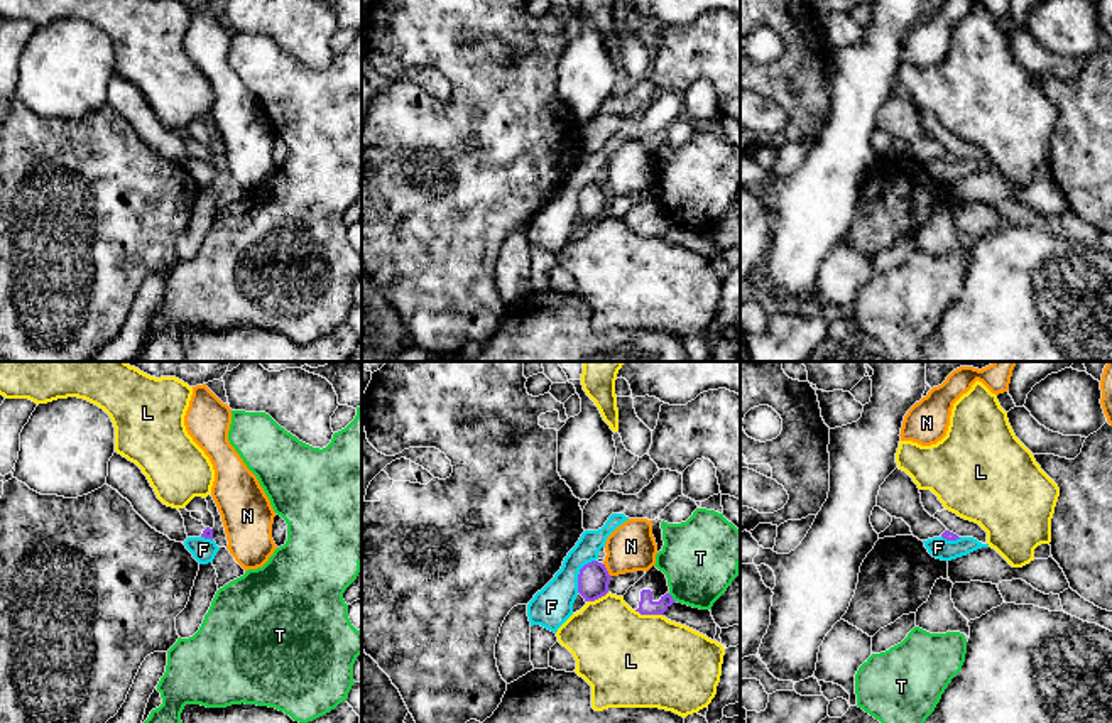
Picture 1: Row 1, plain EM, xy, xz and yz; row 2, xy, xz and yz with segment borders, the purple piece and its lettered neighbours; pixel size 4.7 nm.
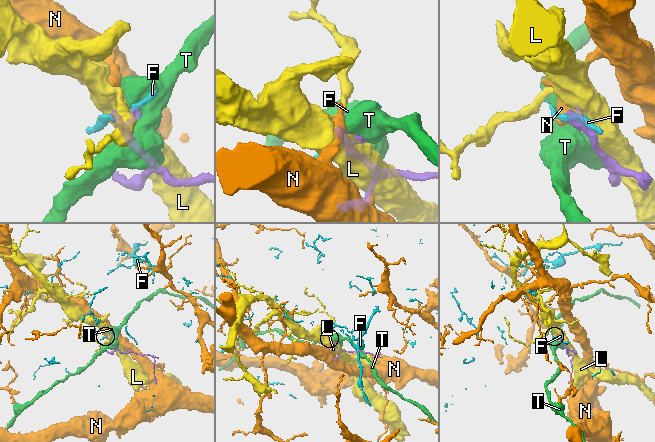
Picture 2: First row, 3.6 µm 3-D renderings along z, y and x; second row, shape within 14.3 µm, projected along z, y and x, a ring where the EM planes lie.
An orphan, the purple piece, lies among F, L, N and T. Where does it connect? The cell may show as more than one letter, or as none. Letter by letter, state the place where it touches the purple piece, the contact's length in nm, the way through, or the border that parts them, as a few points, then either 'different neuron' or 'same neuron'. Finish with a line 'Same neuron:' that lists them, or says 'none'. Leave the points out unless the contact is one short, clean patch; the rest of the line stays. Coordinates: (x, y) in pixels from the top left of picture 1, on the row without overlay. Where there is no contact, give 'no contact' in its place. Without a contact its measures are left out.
F: xz (580, 195) | 180 nm | along xz (595, 181), (580, 191), (577, 213) | different neuron
L: xz (648, 235) | 140 nm | different neuron
N: xz (605, 191) | 70 nm | along xz (604, 184), (610, 196) | different neuron
T: xz (671, 220) | 60 nm | different neuron
Same neuron: none

